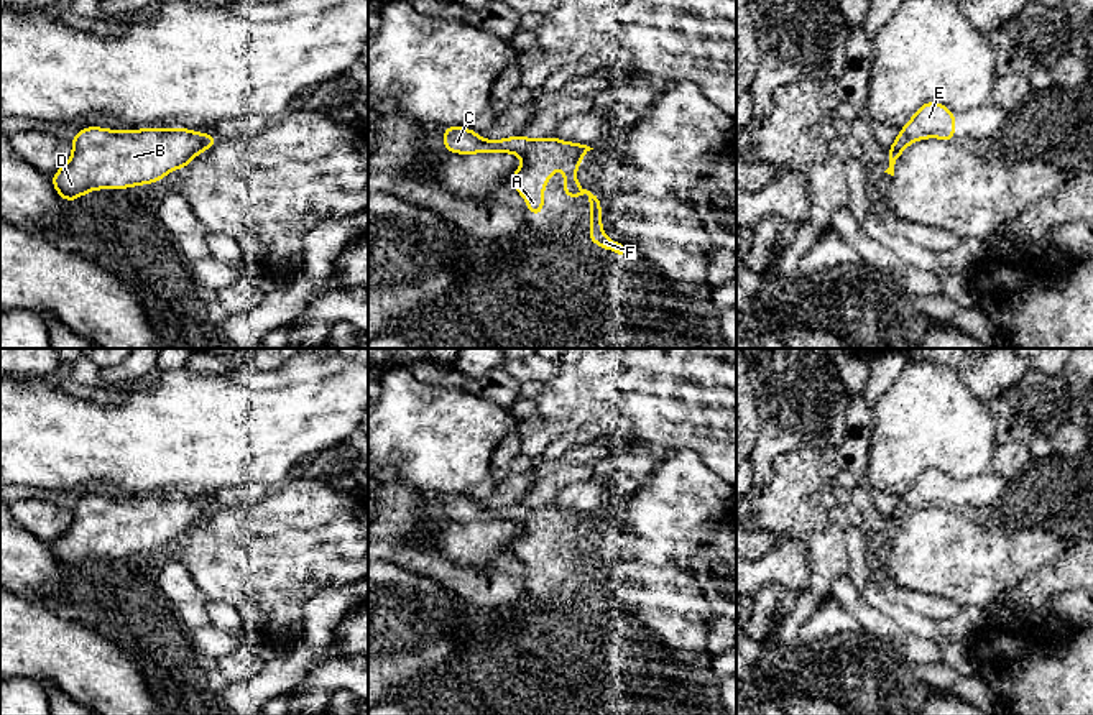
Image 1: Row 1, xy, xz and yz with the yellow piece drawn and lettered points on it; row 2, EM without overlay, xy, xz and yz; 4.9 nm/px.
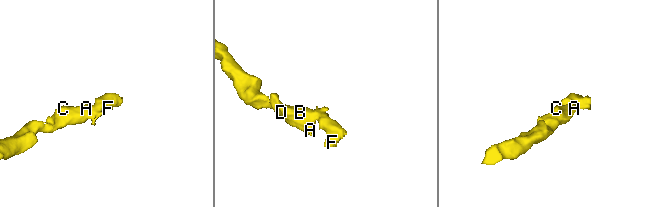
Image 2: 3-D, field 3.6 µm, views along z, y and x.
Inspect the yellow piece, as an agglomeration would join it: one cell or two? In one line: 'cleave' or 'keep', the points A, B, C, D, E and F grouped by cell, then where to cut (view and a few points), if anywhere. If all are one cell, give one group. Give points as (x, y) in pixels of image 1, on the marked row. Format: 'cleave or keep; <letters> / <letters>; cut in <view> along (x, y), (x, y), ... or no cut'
keep; A B C D E F; no cut

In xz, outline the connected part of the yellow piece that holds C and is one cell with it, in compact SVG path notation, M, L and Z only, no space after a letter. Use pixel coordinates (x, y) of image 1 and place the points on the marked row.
M444 127L442 148L459 155L473 153L513 153L524 159L516 169L510 182L524 197L528 210L539 219L541 209L546 205L542 191L559 166L564 168L564 197L588 196L590 202L590 238L588 245L600 243L600 251L615 251L623 255L623 245L610 240L603 233L602 212L603 207L597 196L579 186L575 173L580 159L593 148L583 143L567 143L556 136L544 140L529 140L524 135L516 135L503 140L483 140L475 130L463 127Z

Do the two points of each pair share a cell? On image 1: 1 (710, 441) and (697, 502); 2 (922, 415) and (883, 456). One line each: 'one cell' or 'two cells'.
1: two cells
2: one cell

